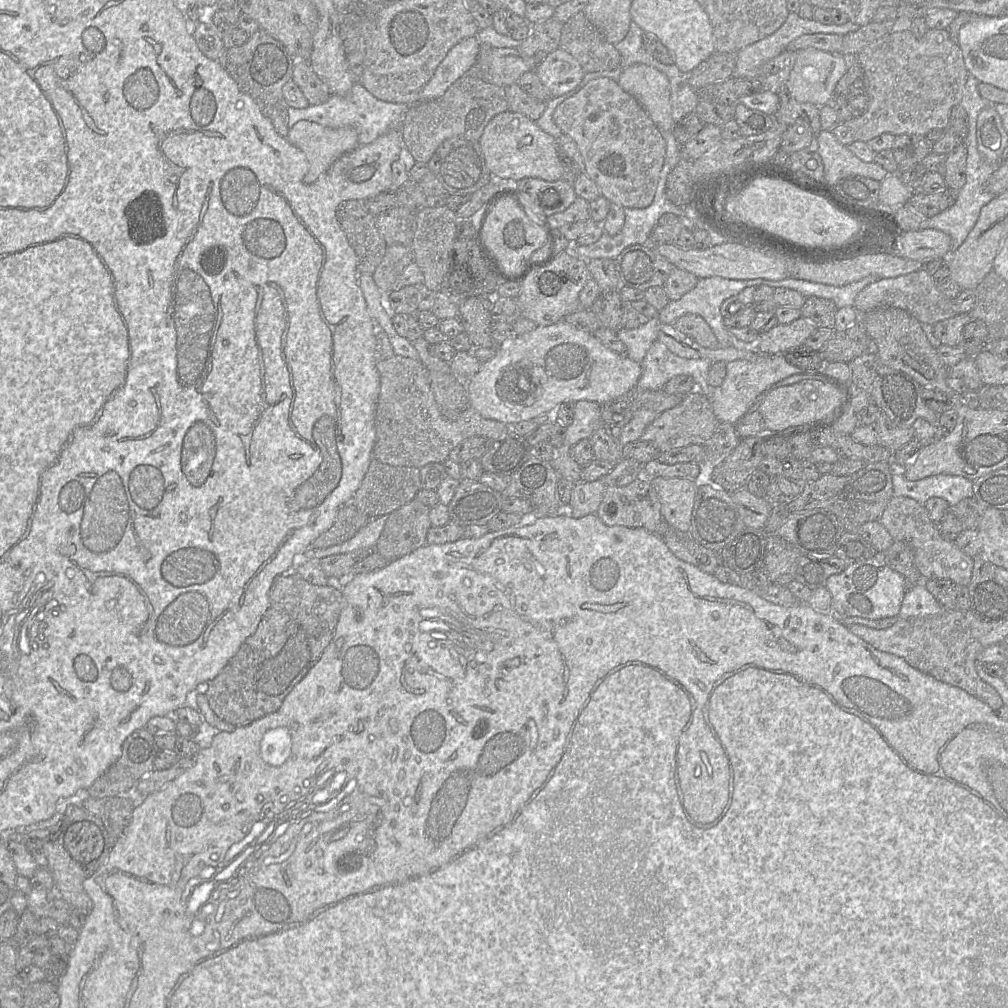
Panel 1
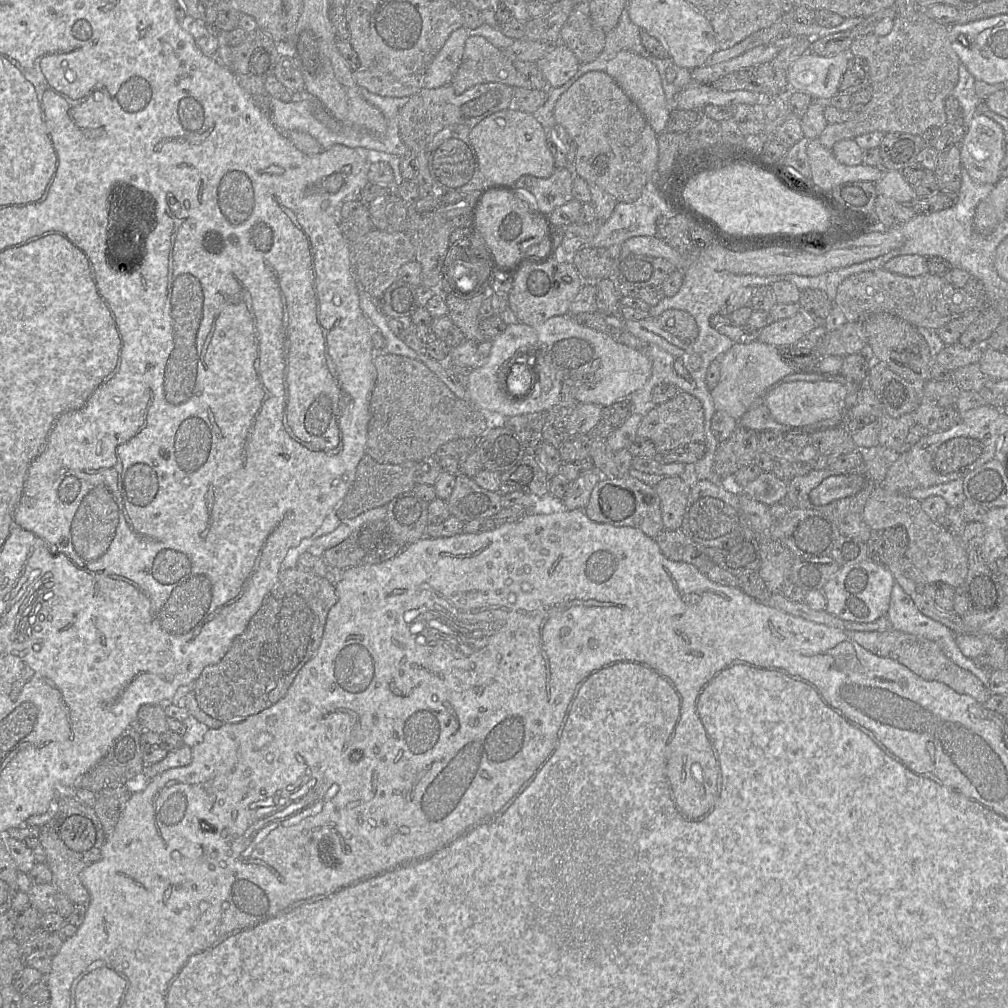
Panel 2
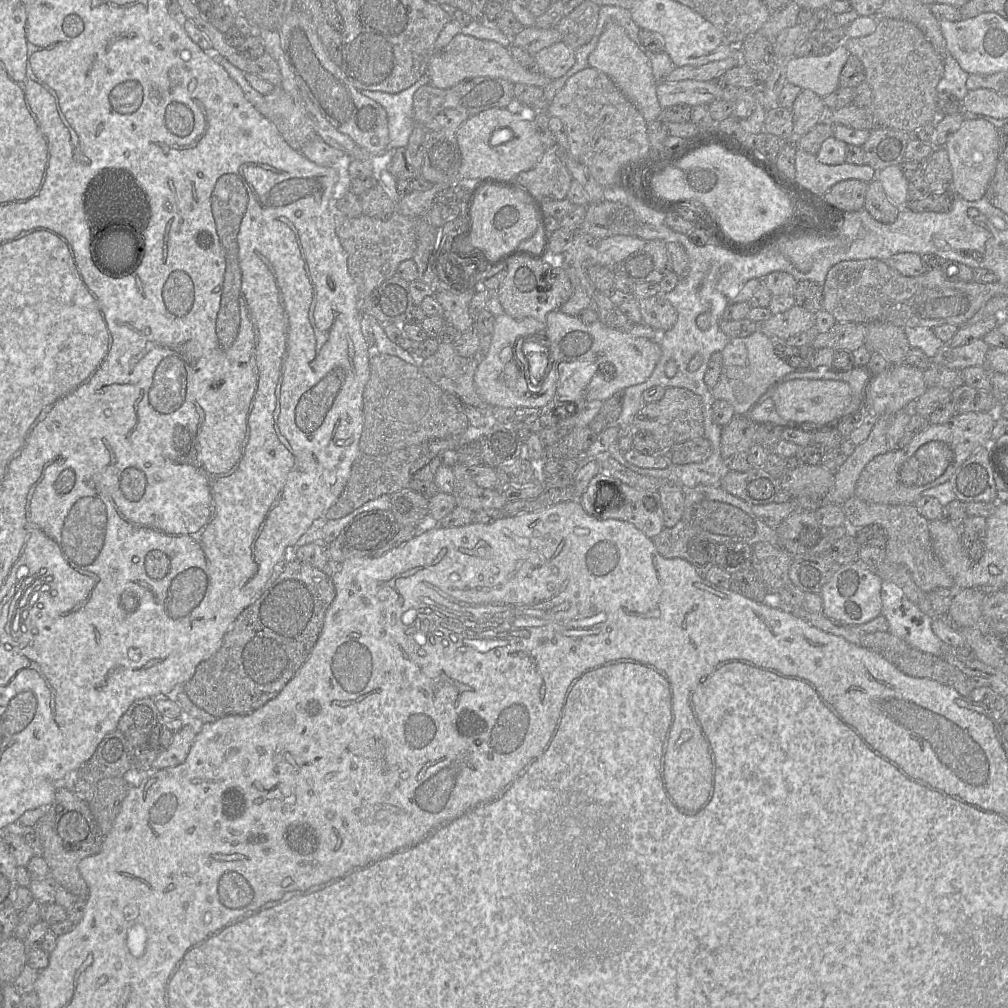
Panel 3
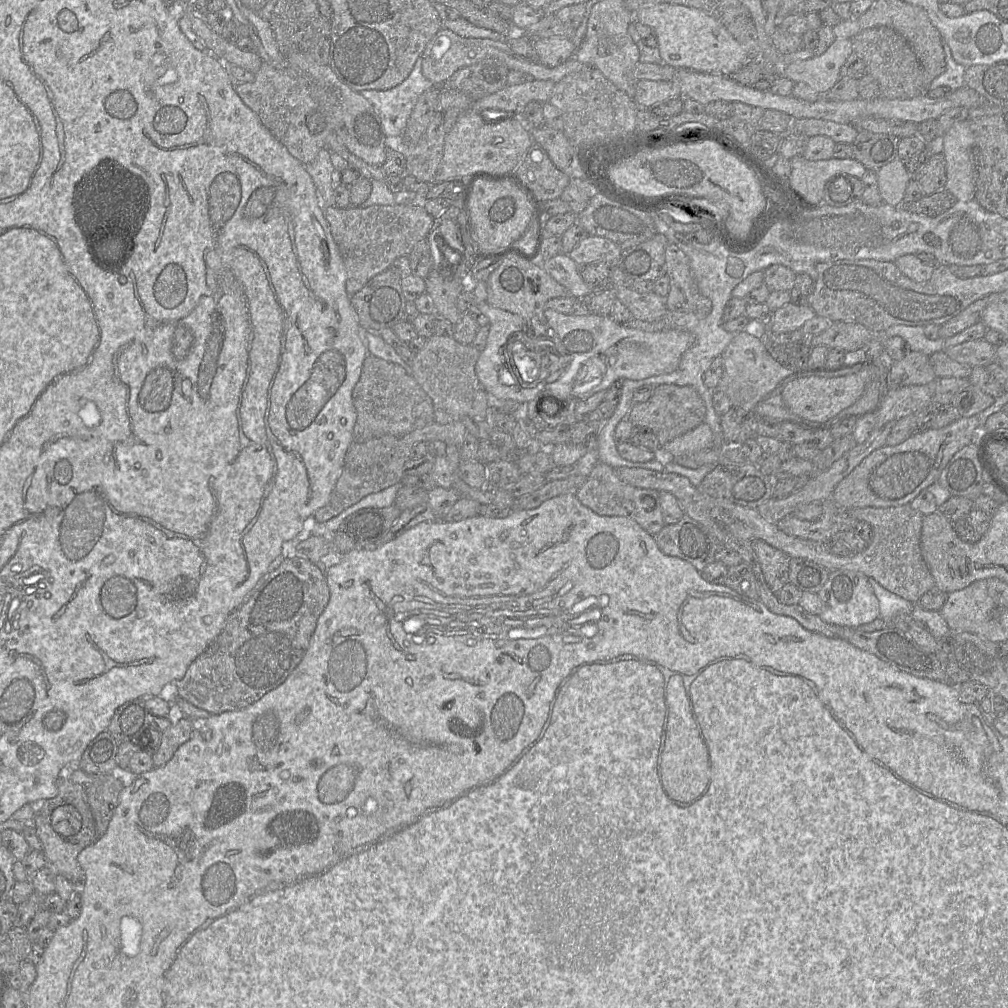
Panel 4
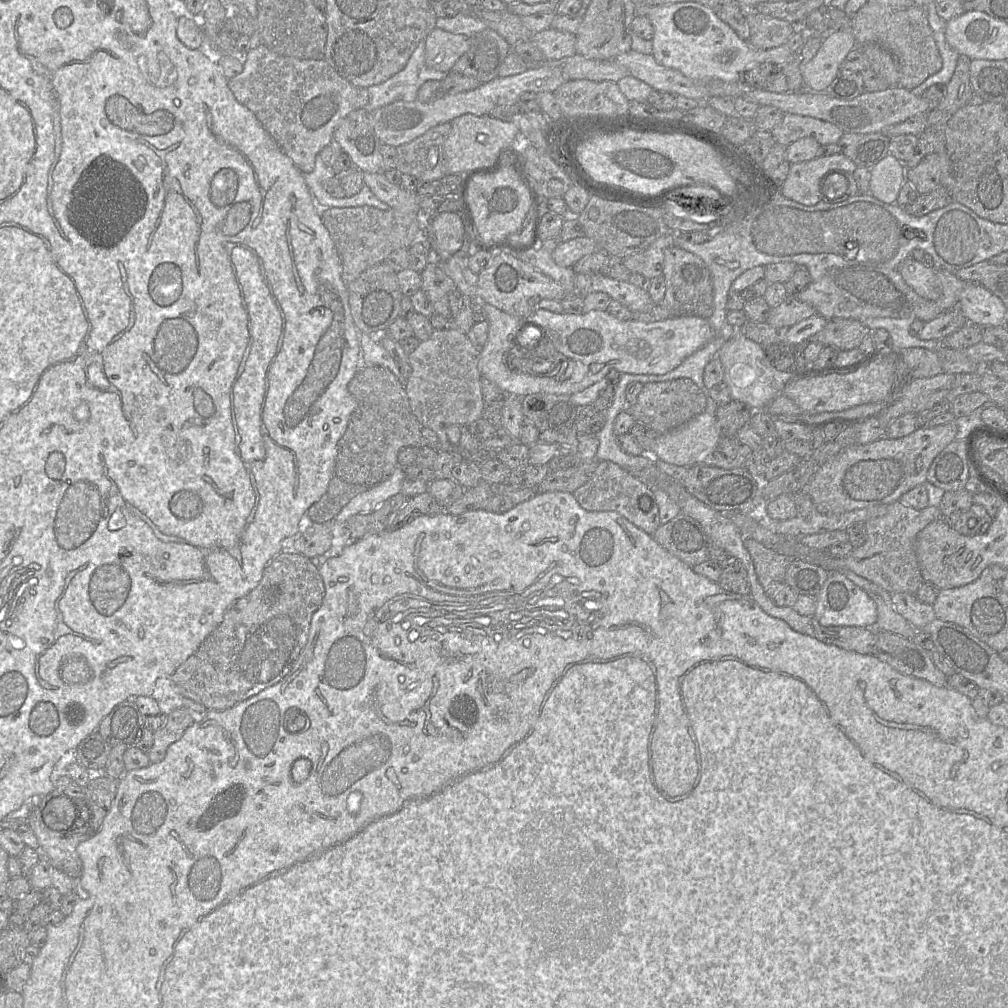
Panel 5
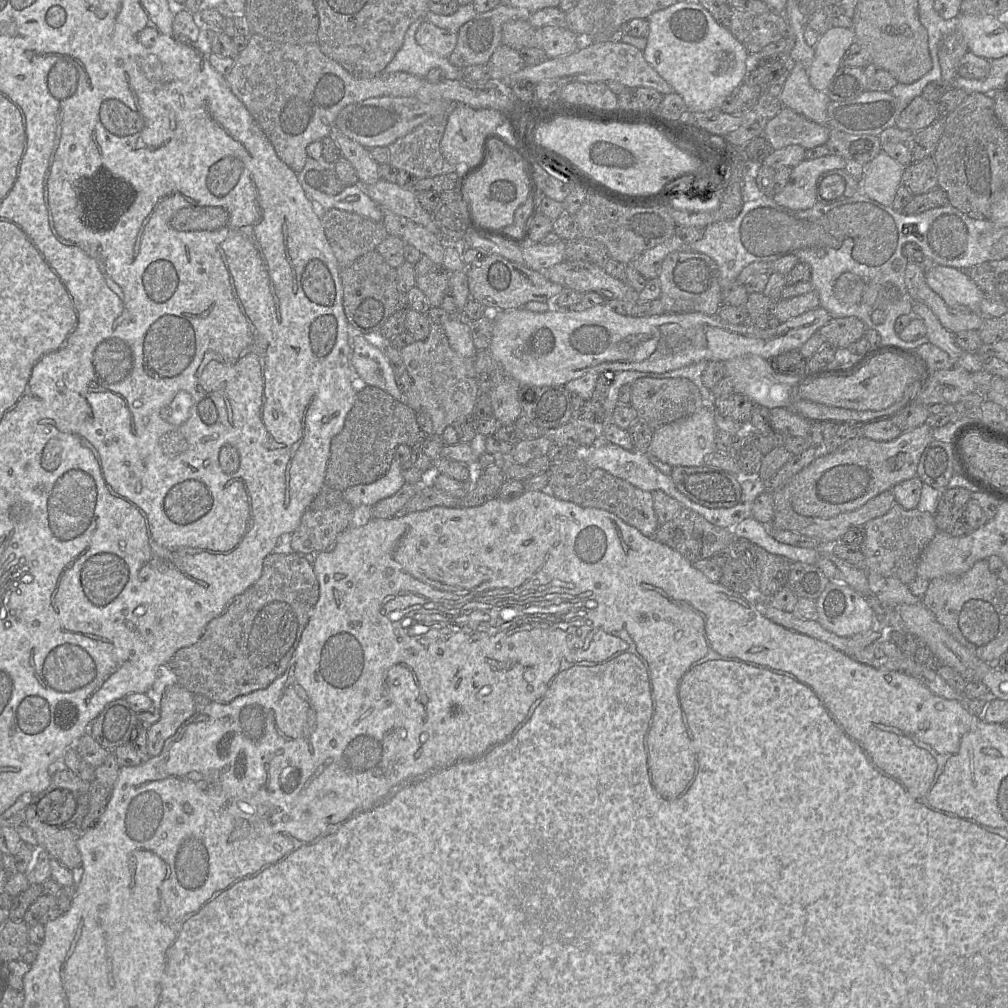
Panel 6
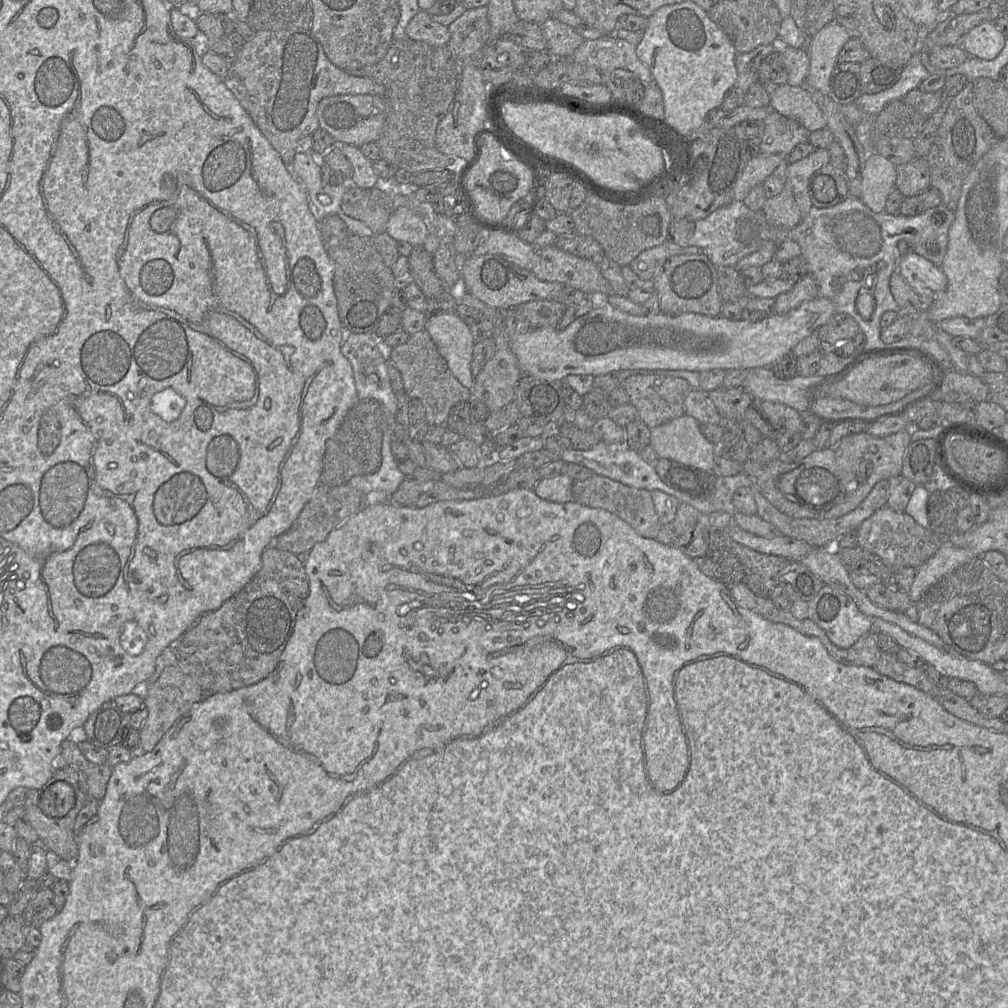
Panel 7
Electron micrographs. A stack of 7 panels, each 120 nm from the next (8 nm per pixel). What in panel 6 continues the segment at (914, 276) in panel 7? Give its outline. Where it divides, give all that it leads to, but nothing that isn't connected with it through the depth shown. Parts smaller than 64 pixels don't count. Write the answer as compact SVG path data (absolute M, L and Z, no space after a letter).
M929 265L925 268L925 279L949 307L958 311L978 313L980 303L986 297L967 272L960 269Z

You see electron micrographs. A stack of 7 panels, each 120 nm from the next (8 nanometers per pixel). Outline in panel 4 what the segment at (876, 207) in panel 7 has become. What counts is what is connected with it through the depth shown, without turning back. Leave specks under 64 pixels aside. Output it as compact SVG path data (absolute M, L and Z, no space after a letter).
M896 158L877 171L877 179L883 203L900 206L908 183L912 179L905 167L905 163Z

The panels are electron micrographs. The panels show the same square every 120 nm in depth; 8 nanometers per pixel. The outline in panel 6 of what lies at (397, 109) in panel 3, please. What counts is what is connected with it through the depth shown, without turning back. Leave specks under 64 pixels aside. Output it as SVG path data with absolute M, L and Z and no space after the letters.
M420 18L409 26L401 49L386 66L384 72L387 74L405 72L419 78L425 78L429 70L440 68L446 79L463 80L462 68L454 66L448 58L441 57L417 43L415 33L424 20L424 18Z

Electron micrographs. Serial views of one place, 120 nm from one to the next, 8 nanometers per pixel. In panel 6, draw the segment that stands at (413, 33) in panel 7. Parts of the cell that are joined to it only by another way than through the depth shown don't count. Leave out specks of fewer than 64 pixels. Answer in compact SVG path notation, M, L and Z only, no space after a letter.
M424 20L415 33L415 39L421 47L448 58L457 44L457 33Z

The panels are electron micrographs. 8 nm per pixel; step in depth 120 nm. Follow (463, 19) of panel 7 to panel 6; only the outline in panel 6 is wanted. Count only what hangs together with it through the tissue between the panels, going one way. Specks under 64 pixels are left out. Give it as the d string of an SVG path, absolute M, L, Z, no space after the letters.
M500 3L490 11L477 13L457 32L457 44L448 57L449 62L459 68L486 65L502 44L503 25L510 20L528 20L532 13L509 3Z

